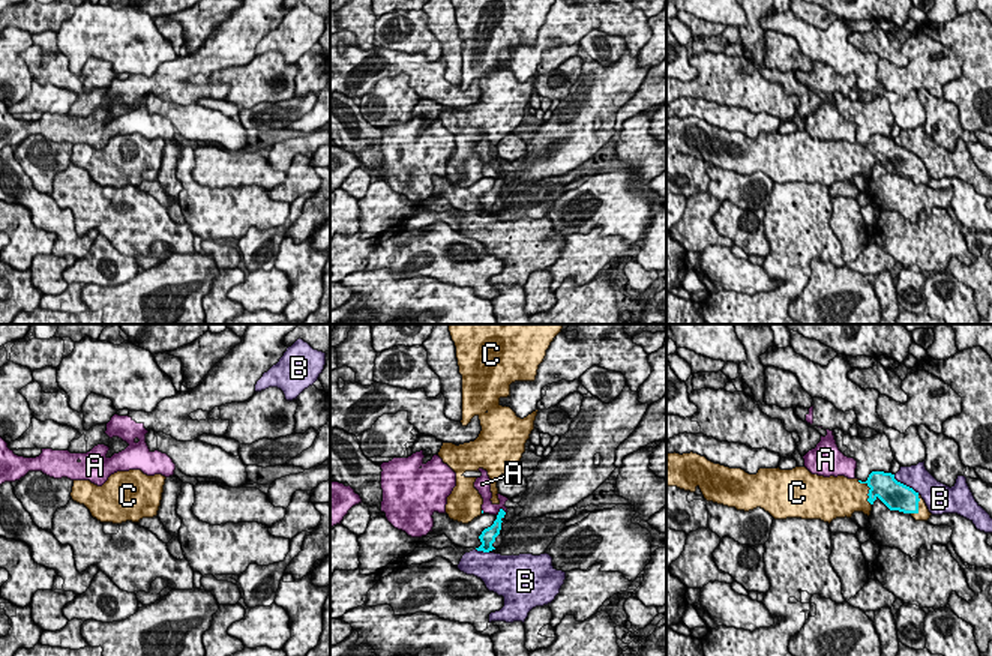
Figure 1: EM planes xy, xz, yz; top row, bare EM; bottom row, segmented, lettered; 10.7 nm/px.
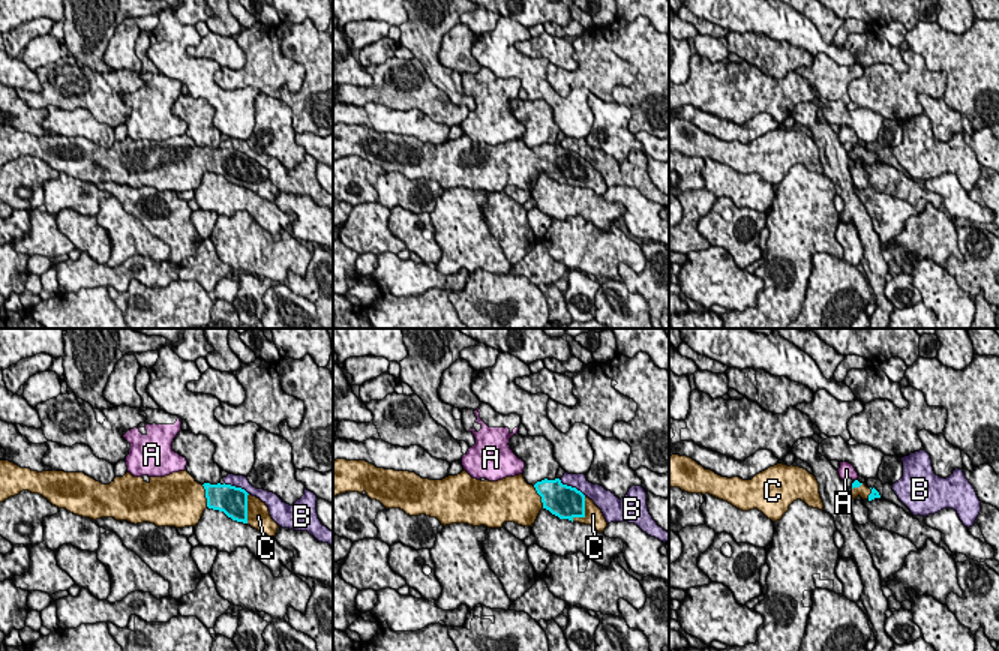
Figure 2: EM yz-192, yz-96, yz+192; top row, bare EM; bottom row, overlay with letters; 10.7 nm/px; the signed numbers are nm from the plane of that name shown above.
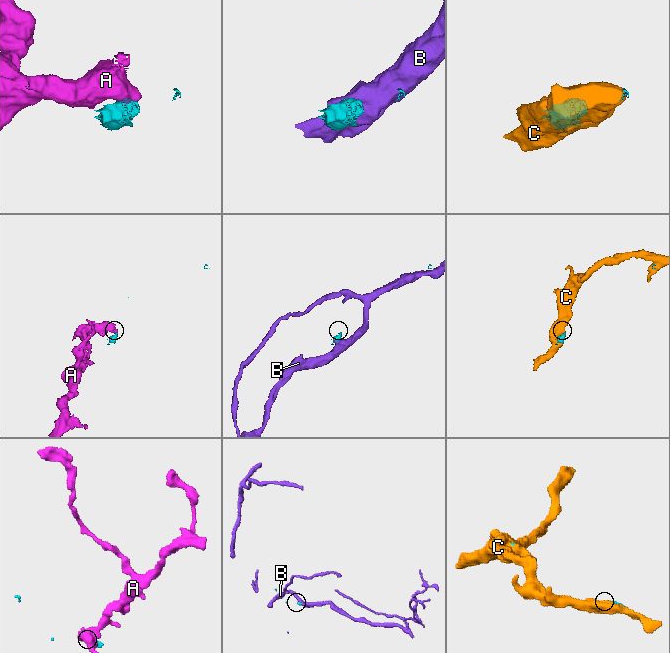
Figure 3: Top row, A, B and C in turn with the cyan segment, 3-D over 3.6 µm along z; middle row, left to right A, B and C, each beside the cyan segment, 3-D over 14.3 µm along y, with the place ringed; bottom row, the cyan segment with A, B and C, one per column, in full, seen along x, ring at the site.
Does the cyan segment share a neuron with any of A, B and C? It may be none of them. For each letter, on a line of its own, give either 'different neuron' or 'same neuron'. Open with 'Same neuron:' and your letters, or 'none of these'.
Same neuron: C
A: different neuron
B: different neuron
C: same neuron

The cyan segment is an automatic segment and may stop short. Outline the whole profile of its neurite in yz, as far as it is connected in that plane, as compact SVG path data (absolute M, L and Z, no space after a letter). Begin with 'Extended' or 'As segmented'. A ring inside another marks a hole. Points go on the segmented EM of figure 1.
Extended. M674 452L666 453L668 486L690 492L699 488L707 501L744 512L761 507L774 519L821 519L830 524L836 518L851 518L854 512L869 516L876 498L915 521L927 521L932 515L918 492L884 471L872 471L866 482L845 476L824 477L806 467L759 468L749 474L693 452Z

